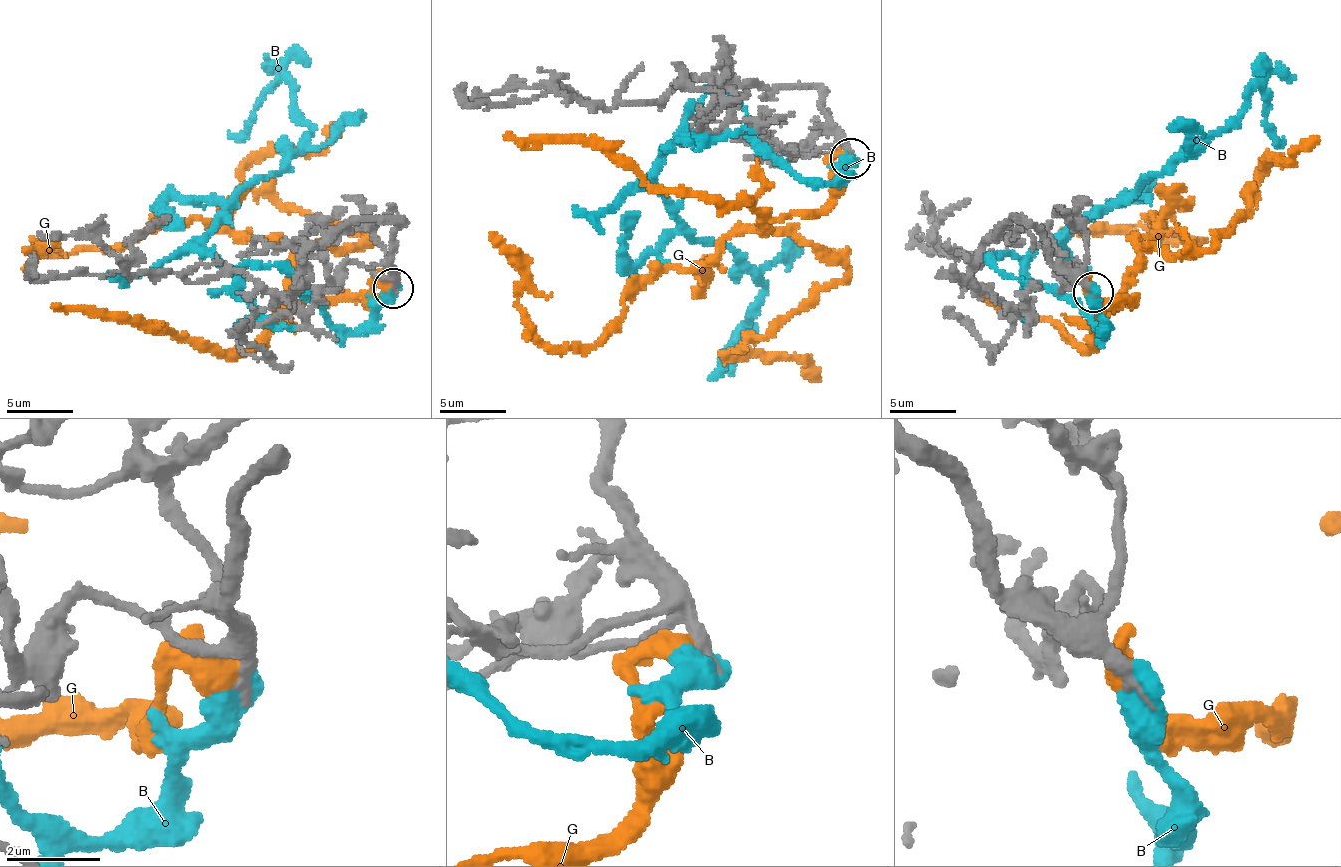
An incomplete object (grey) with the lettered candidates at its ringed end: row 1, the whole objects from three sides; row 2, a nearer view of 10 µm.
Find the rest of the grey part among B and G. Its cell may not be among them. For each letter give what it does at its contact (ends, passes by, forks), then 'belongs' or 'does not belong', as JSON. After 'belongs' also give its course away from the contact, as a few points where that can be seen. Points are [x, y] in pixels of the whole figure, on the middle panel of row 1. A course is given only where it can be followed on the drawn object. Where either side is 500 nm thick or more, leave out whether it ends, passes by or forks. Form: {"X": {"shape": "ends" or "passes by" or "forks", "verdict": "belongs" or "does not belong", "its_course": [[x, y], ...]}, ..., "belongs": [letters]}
{"B": {"verdict": "does not belong"}, "G": {"verdict": "does not belong"}, "belongs": []}

